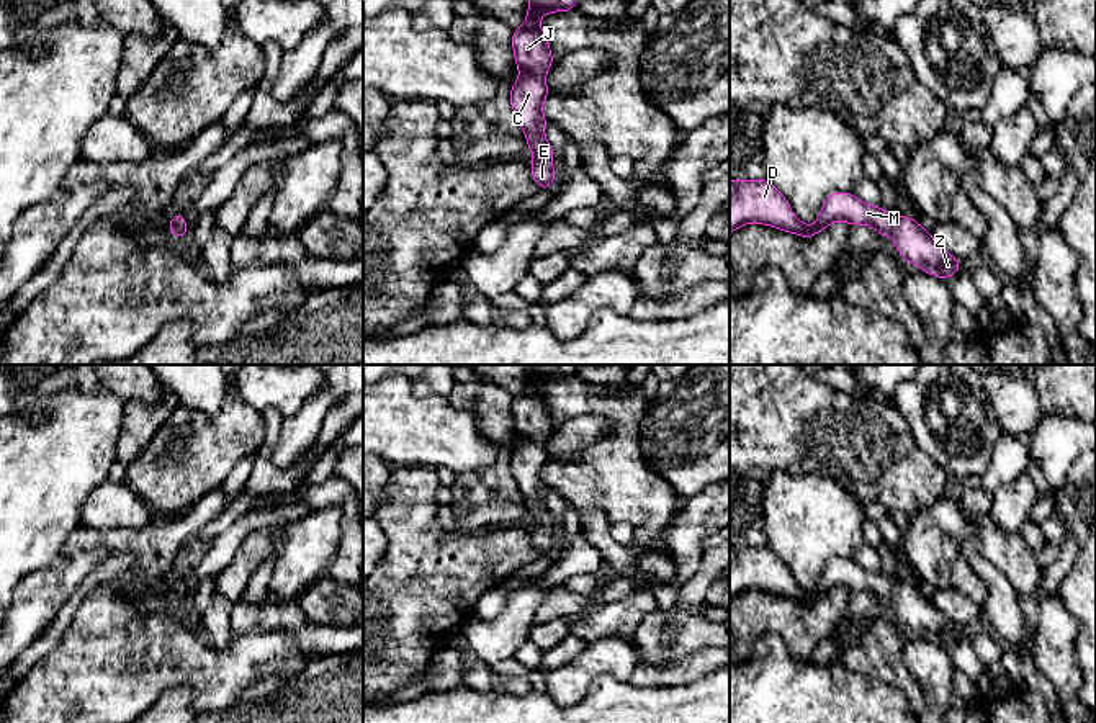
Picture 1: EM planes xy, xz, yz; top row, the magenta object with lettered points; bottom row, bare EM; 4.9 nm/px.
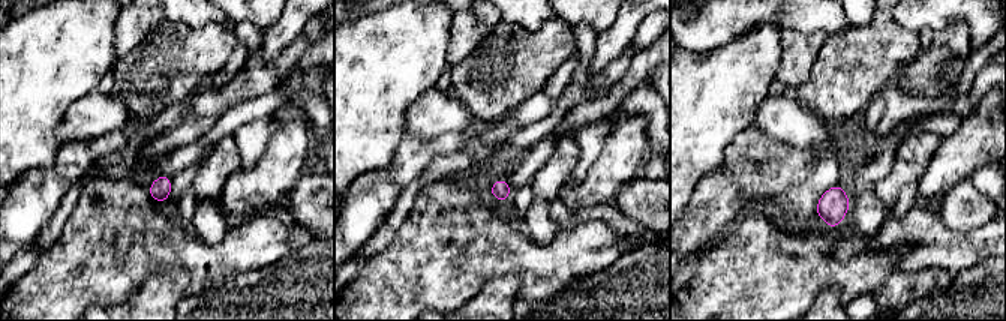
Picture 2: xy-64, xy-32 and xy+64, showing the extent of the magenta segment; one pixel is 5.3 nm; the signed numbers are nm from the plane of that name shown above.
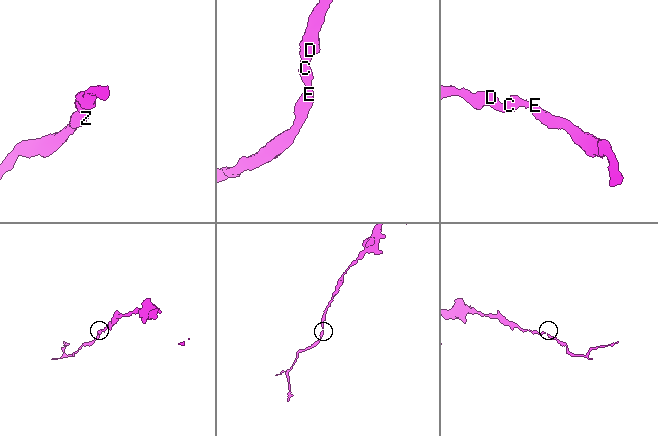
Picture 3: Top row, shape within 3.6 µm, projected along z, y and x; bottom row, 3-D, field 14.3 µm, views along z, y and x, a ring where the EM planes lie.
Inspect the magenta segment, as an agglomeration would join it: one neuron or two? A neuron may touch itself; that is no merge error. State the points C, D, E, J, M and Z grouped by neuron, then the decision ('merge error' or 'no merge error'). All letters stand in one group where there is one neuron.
groups C D E J M Z; no merge error

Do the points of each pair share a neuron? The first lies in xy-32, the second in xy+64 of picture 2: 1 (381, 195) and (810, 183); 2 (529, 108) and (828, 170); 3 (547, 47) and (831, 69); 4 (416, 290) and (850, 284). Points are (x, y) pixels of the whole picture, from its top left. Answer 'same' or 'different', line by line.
1: same
2: same
3: same
4: same

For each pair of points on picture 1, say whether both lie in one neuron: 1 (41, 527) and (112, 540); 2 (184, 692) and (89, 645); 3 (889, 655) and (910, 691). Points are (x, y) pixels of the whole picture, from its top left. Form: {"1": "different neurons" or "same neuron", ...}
{"1": "different neurons", "2": "different neurons", "3": "same neuron"}

